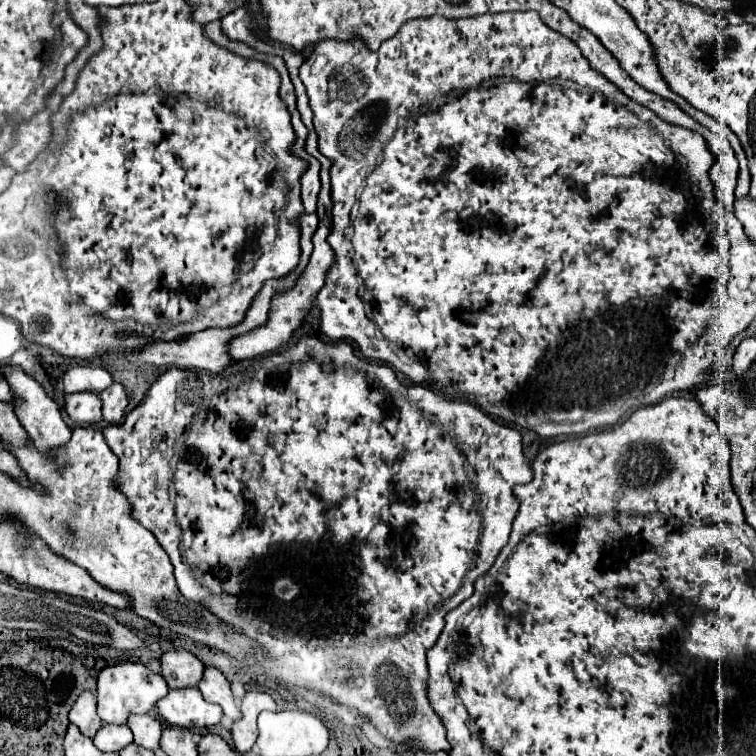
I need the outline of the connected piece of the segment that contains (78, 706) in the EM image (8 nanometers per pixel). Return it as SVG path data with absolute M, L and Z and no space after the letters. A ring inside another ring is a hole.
M82 691L72 705L68 719L82 731L82 735L94 737L102 725L102 719L96 715L96 697L90 691Z

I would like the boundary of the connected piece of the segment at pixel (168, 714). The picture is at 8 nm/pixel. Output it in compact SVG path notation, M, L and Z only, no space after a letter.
M196 687L170 689L168 695L156 703L156 709L166 723L188 729L216 725L222 717L222 709L208 703Z

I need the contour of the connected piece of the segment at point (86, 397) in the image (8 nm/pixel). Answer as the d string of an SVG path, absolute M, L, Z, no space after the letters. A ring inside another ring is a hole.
M94 391L66 395L66 413L78 425L94 425L102 421L102 401Z

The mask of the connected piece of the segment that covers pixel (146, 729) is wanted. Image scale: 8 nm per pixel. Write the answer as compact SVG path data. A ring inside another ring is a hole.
M134 715L128 717L126 723L134 733L134 743L144 749L156 749L158 737L162 733L162 723L150 715Z

